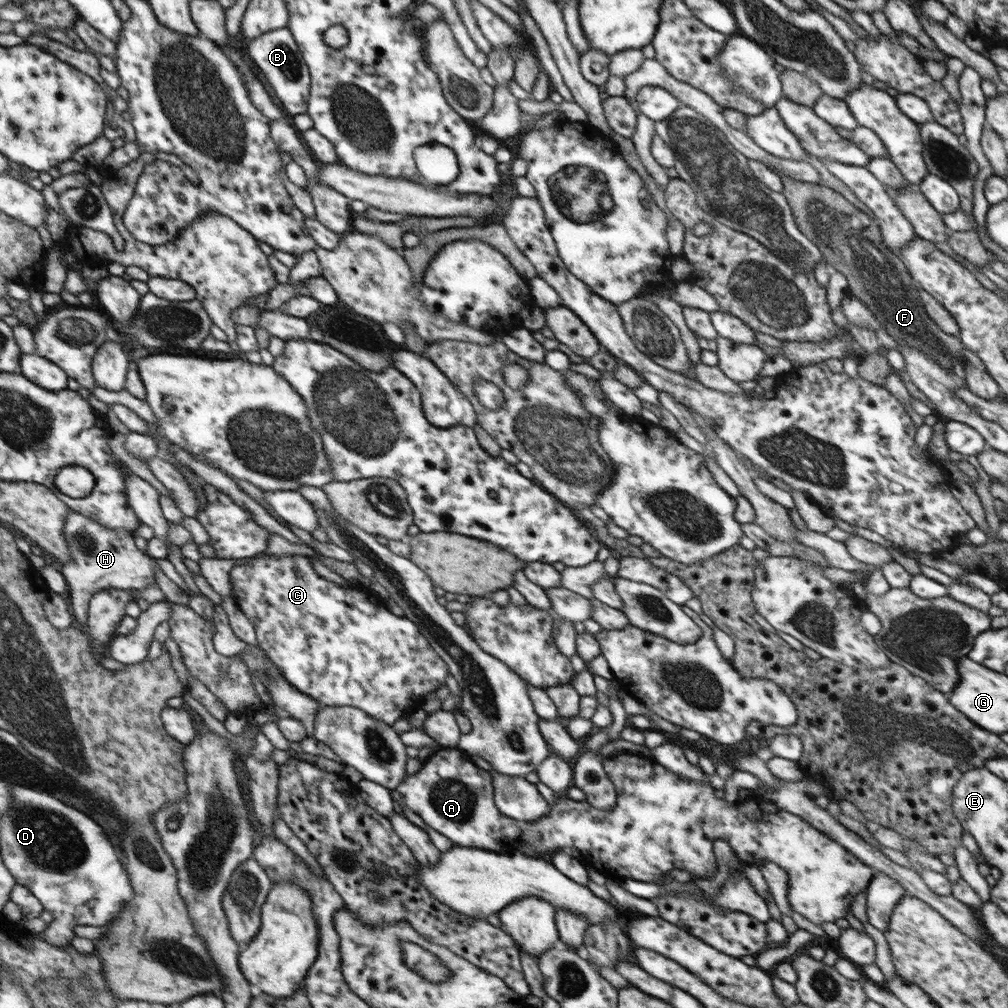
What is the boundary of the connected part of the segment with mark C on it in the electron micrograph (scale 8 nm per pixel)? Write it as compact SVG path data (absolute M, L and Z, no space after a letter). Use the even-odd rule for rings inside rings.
M256 556L250 564L236 564L232 568L230 586L230 595L254 625L257 645L296 690L321 704L361 708L392 726L405 716L404 710L414 701L446 685L449 668L416 624L388 612L387 608L378 608L364 592L348 594L346 588L319 576L306 556Z

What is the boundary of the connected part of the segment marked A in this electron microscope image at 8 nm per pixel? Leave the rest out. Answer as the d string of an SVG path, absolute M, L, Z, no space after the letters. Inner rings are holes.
M439 747L424 761L422 770L406 777L396 790L391 791L391 797L421 825L428 824L440 834L444 834L456 846L481 848L498 854L510 855L510 852L516 852L516 844L521 838L523 822L503 815L496 808L493 779L491 772L478 768L470 756L460 748Z

